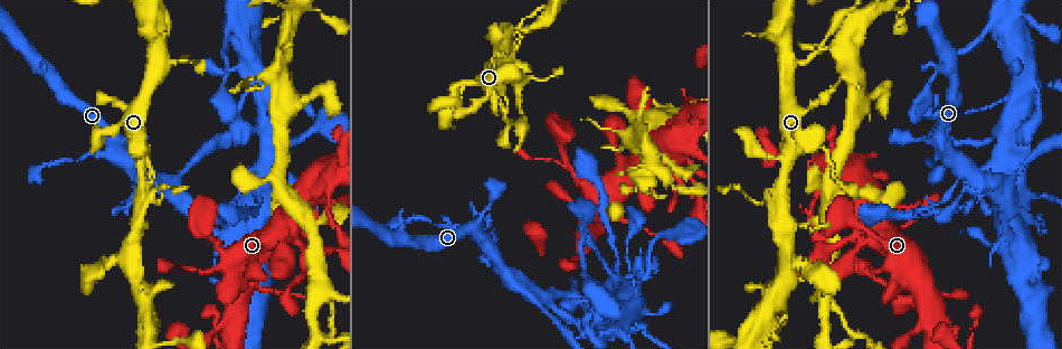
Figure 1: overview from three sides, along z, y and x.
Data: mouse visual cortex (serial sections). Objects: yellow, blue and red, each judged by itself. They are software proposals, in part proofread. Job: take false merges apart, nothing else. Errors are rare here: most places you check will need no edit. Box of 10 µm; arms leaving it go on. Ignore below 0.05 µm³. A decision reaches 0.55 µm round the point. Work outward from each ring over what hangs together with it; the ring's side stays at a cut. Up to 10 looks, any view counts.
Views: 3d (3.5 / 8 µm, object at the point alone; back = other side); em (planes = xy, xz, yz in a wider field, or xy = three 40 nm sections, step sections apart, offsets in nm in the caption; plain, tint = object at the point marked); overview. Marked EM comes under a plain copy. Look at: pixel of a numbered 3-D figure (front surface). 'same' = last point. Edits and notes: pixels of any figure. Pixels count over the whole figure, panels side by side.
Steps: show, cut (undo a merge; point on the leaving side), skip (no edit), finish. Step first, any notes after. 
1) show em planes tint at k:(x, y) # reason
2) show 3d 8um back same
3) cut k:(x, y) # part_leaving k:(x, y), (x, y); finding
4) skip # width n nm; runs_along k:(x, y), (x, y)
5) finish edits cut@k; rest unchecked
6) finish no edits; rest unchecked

show 3d 8um at 1:(261, 287) # thick turns thin

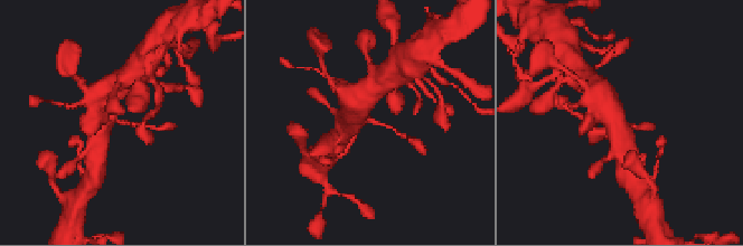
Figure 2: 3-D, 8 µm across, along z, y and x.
show 3d 3.5um same # zoom in

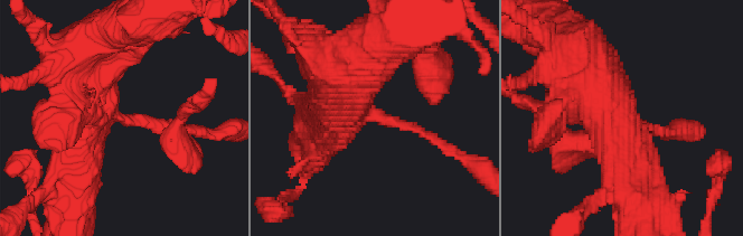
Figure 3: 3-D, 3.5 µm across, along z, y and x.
show em xy step 5 tint at 3:(123, 119) # arm_widths 150, 600 nm

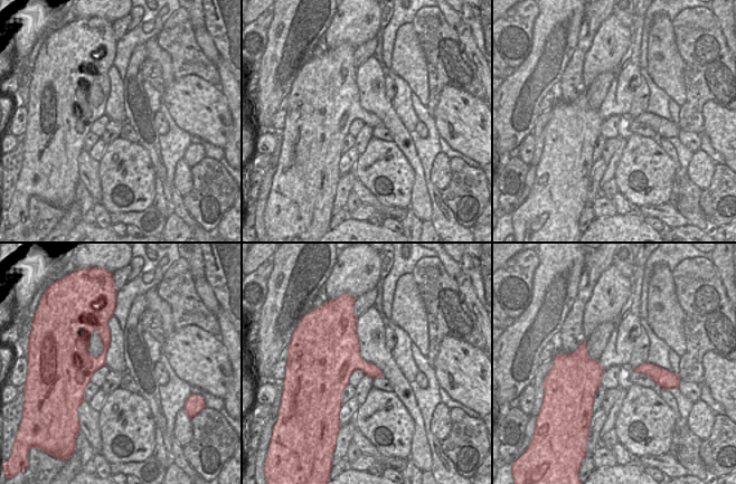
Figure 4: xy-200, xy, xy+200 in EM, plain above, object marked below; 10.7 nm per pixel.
skip # width 300 nm; runs_along 4:(104, 325), (104, 352), (81, 377), (81, 394); all the same cell

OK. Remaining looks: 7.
show 3d 8um at 1:(1003, 99)

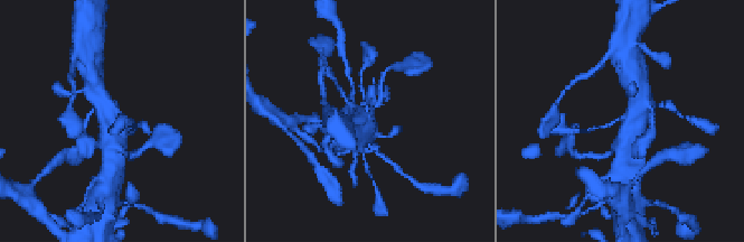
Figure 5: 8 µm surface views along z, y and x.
show em planes tint same # arm_widths 150, 700 nm; shape alone is not enough

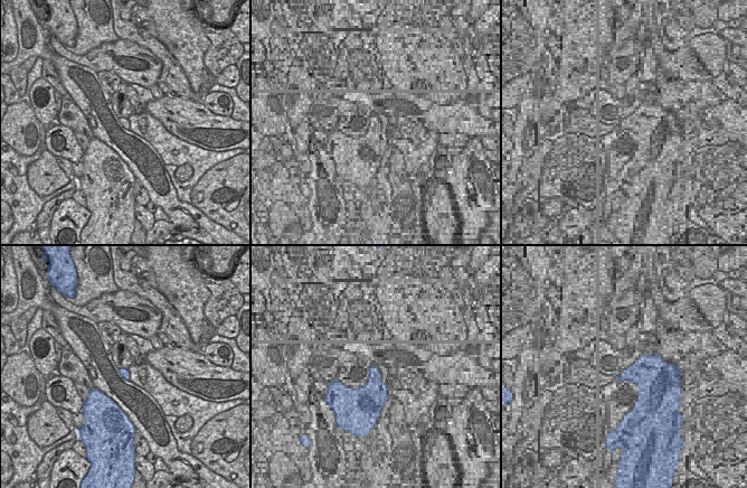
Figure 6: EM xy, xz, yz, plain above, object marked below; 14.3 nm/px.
skip # width 130 nm; runs_along 5:(633, 136), (629, 118), (592, 129); one cell here

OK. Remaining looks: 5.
show 3d 3.5um at 1:(598, 284) # four or more arms meet

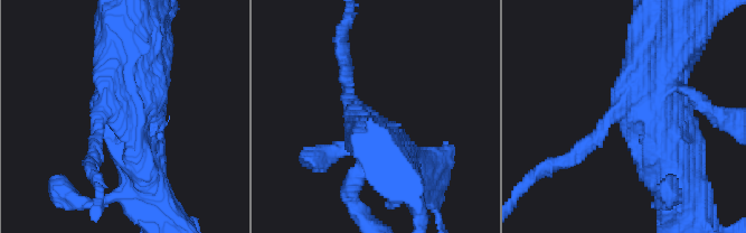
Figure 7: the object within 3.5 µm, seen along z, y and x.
show em xy step 1 tint at 7:(629, 112)

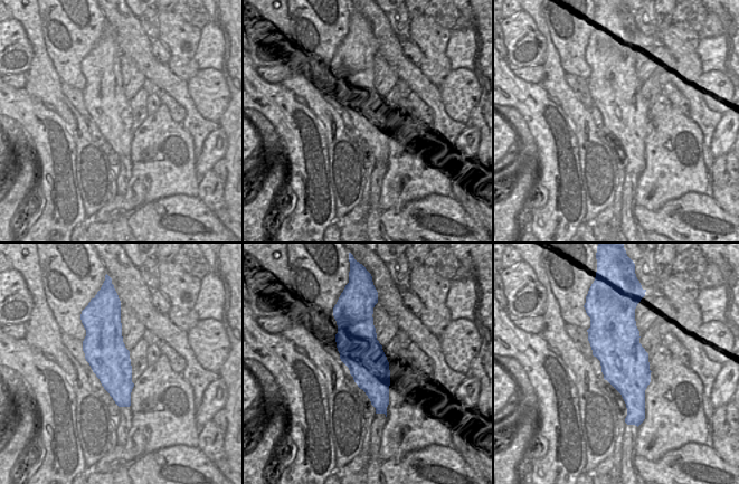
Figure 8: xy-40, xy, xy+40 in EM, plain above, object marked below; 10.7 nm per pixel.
skip # width 440 nm; runs_along 7:(394, 165), (346, 85); one cell here

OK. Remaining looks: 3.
show 3d 8um at 1:(289, 223) # thick turns thin

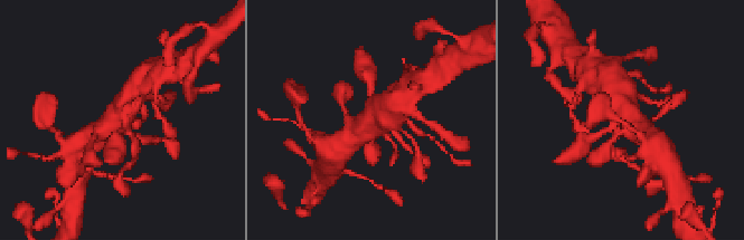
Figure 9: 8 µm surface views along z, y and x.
show em planes tint same # now the EM

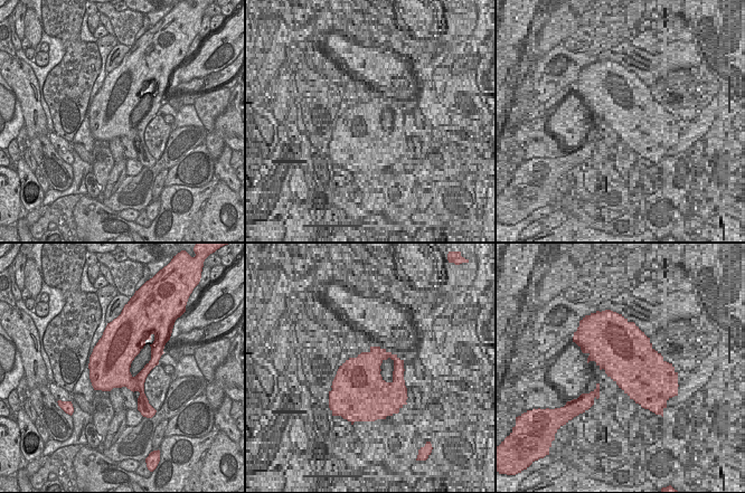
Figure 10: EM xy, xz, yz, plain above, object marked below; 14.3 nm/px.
skip # runs_along 9:(103, 128), (138, 82); continuous, no second cell

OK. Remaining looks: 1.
finish no edits; rest unchecked

